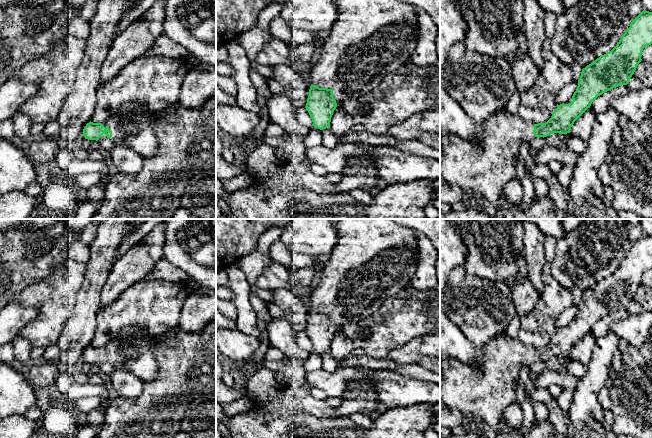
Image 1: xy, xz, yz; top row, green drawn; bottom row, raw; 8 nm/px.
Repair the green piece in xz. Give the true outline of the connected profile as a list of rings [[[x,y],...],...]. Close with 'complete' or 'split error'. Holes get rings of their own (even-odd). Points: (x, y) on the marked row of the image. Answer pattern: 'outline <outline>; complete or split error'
outline [[[336,0],[338,18],[320,49],[320,61],[313,64],[306,110],[313,126],[323,130],[330,126],[337,105],[348,98],[358,98],[376,89],[387,74],[405,64],[414,52],[419,36],[419,25],[414,6],[398,0]]]; split error

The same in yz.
outline [[[643,10],[622,35],[617,45],[593,63],[582,69],[573,101],[560,104],[545,123],[535,124],[510,114],[505,107],[490,115],[480,126],[475,140],[463,140],[452,134],[443,134],[440,154],[440,176],[451,185],[464,191],[472,191],[489,201],[499,215],[511,205],[502,199],[505,186],[516,178],[514,157],[524,143],[536,137],[547,137],[553,133],[570,133],[574,122],[588,109],[592,102],[603,93],[621,85],[627,85],[646,46],[652,44],[652,12]]]; split error

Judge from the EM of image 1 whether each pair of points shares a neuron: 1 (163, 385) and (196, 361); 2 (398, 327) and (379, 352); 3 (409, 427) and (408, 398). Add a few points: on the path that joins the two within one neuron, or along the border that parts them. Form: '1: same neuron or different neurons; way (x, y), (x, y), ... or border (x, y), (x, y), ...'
1: same neuron; way (171, 385), (188, 369)
2: same neuron; way (392, 333), (379, 346)
3: different neurons; border (429, 404), (412, 404), (385, 409)

